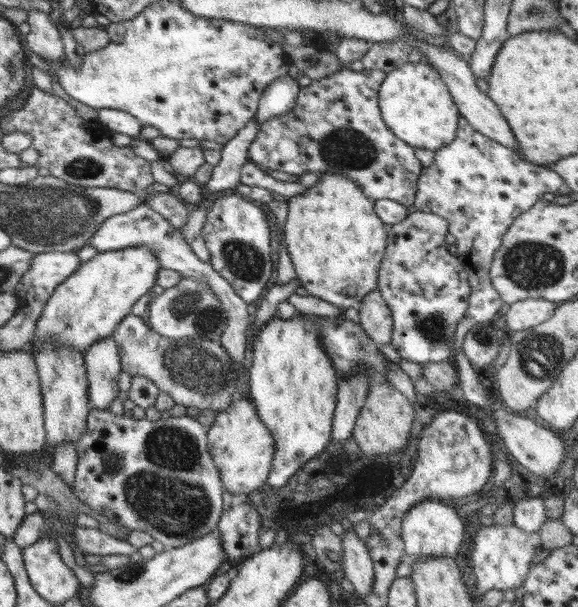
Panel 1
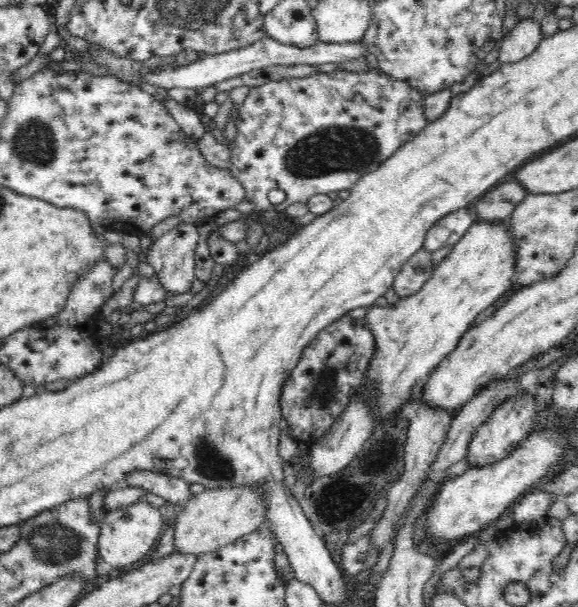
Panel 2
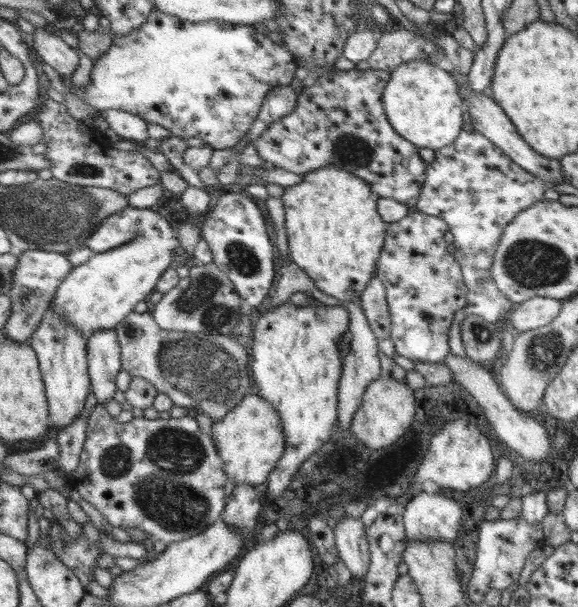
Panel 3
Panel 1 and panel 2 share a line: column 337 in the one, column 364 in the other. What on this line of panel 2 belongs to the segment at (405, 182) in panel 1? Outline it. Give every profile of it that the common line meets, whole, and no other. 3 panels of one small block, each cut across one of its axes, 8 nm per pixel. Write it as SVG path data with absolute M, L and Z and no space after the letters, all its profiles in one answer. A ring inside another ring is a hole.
M371 69L369 72L348 72L340 71L312 74L304 78L284 78L279 81L270 81L267 84L255 86L250 89L246 100L239 108L239 114L235 126L237 133L235 139L231 142L231 167L232 176L234 176L245 188L245 200L252 202L255 206L255 212L276 210L284 211L290 204L304 202L314 195L326 195L328 192L338 192L339 190L350 190L364 174L376 171L389 156L392 156L404 143L413 139L420 131L426 128L430 122L425 117L424 96L417 88L412 88L409 84L401 80L394 79L392 76L380 71ZM270 190L284 190L286 193L285 201L280 204L272 204L267 199Z

